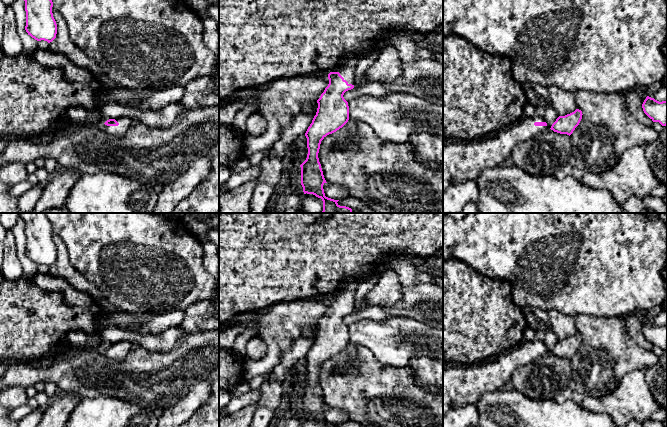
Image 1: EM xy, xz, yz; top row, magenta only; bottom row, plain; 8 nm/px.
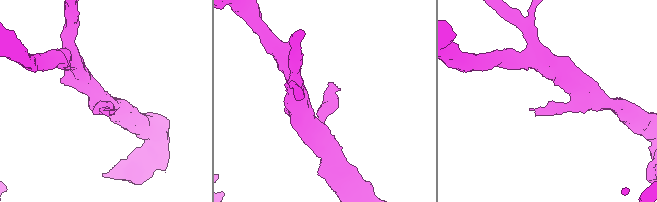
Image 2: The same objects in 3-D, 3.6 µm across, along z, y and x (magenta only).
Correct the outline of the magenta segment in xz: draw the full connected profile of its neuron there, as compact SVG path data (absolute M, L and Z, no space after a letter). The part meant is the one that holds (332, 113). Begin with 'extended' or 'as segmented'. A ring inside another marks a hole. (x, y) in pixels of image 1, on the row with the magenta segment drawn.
extended | M348 55L332 72L327 74L329 84L317 100L318 108L305 136L308 154L301 167L301 185L304 194L313 194L323 201L322 213L353 213L352 209L340 206L325 196L323 185L326 182L318 153L321 141L329 134L342 128L349 120L349 106L343 95L354 88L355 70L359 57Z

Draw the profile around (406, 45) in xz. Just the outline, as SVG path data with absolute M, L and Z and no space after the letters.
M392 33L385 38L384 43L394 47L404 63L413 63L420 58L417 54L417 39L411 35Z

